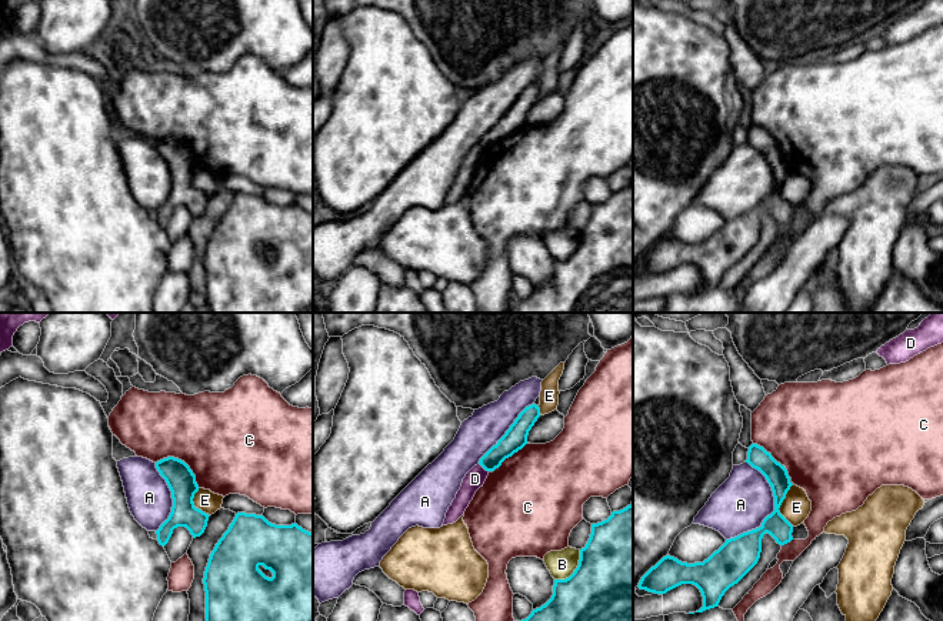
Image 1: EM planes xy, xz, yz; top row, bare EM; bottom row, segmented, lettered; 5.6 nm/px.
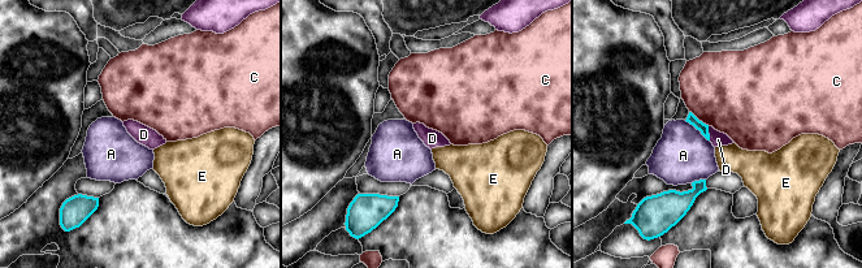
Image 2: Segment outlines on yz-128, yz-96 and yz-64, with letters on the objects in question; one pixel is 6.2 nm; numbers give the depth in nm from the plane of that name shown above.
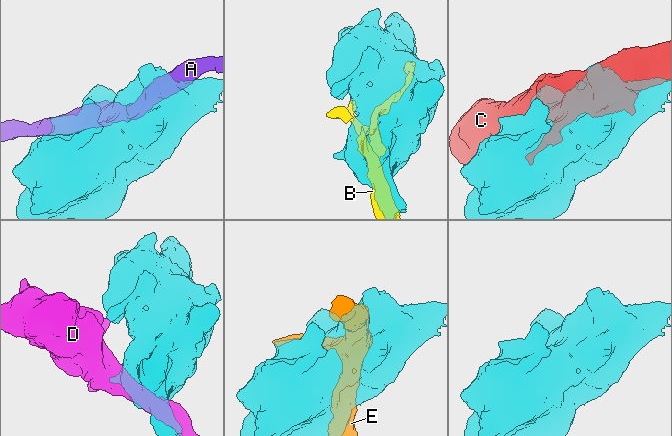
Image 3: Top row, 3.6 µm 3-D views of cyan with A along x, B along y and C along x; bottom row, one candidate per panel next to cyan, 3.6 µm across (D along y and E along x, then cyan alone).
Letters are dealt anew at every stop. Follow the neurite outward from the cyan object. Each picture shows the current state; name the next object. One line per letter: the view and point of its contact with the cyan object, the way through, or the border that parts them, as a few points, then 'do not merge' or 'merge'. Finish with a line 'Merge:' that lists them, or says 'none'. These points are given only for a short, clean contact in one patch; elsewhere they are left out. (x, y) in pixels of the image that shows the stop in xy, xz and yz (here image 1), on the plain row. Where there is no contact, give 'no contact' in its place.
A: contact yz (775, 190); do not merge
B: contact xz (575, 250); do not merge
C: contact xy (183, 142); do not merge
D: contact xz (483, 147); border xz (479, 143), (487, 152); do not merge
E: contact yz (780, 184); do not merge
Merge: none

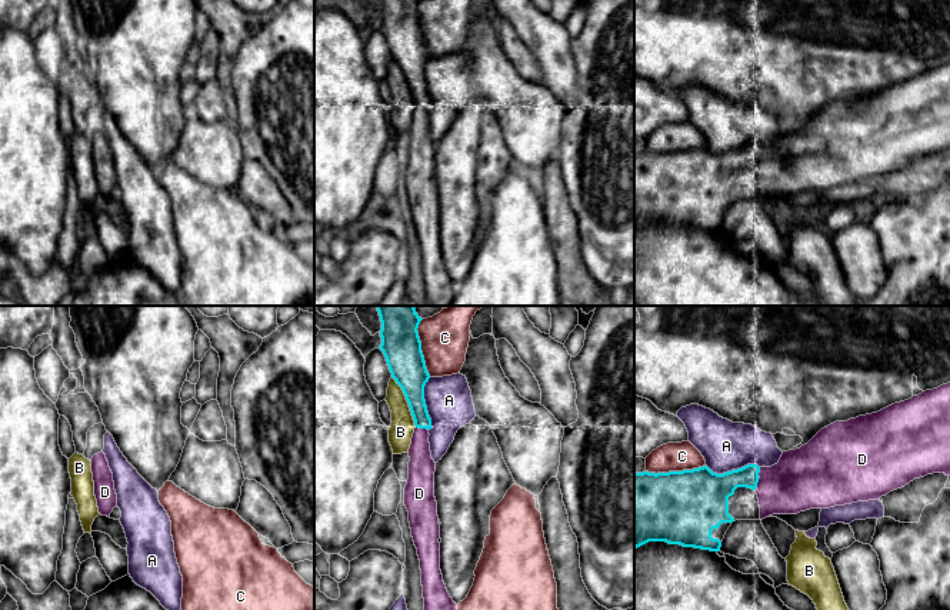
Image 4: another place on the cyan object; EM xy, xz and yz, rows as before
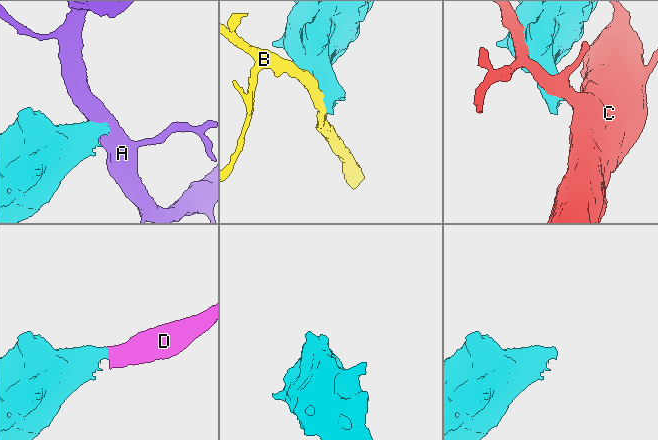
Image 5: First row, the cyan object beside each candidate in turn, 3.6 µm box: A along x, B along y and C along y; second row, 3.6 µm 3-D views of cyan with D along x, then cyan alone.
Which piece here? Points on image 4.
A: contact yz (733, 150); do not merge
B: contact xz (407, 82); border xz (392, 56), (404, 76), (416, 106); do not merge
C: contact yz (674, 152); do not merge
D: contact yz (757, 159); merge
Merge: D

